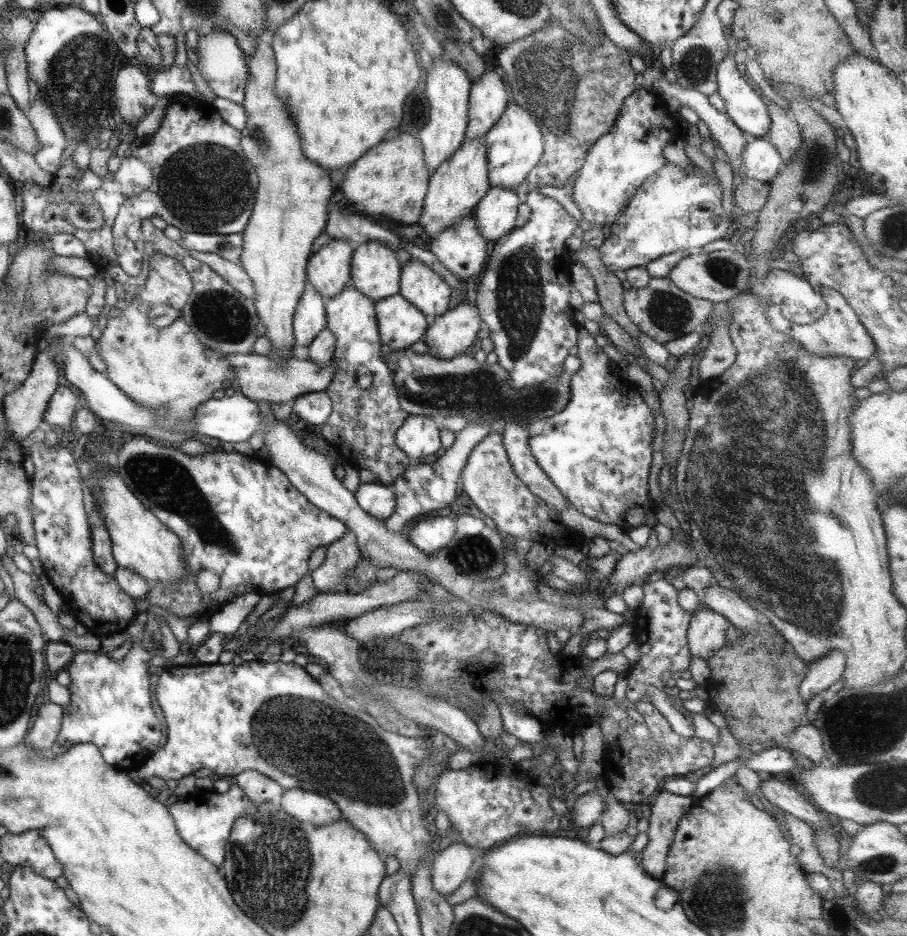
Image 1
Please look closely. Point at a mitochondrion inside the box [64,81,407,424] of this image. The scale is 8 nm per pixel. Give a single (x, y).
(206, 186)

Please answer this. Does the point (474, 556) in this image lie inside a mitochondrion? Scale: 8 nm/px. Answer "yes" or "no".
yes

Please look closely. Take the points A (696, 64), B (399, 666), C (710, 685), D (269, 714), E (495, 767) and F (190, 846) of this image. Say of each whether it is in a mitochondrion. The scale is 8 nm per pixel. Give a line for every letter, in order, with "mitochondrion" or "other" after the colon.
A: mitochondrion
B: mitochondrion
C: other
D: mitochondrion
E: other
F: other

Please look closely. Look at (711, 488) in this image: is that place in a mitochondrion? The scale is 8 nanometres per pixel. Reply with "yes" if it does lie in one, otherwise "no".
yes

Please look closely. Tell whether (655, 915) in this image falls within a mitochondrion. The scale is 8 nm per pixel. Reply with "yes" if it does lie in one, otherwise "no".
no

